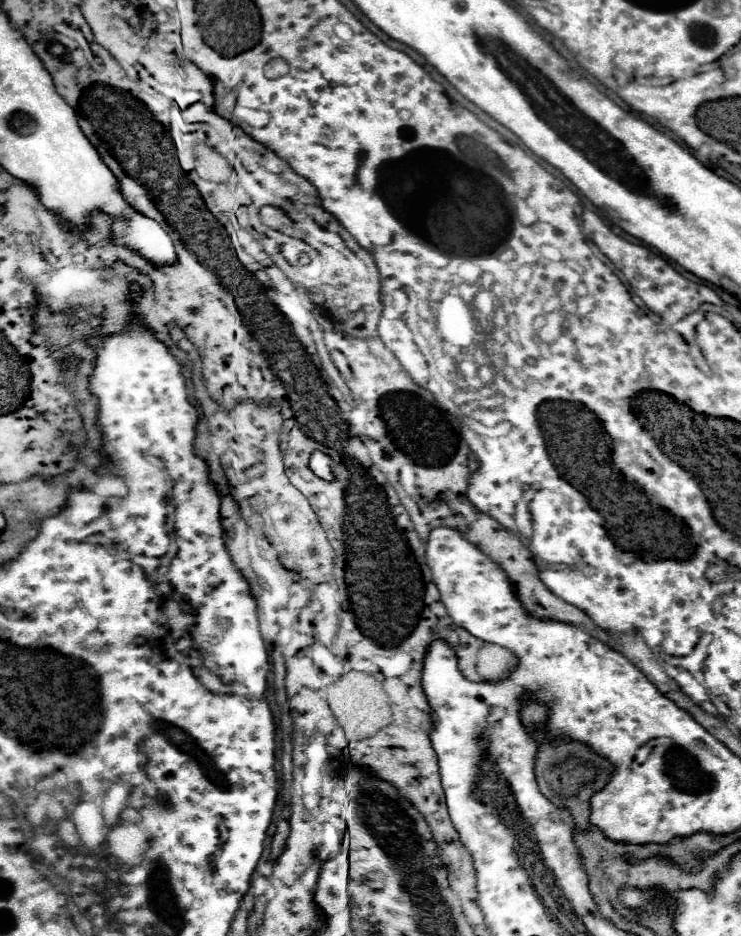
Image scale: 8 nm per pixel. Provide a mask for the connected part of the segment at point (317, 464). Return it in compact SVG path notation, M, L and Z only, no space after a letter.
M313 451L309 457L309 469L315 477L323 481L335 481L335 473L331 467L331 457L323 451Z

